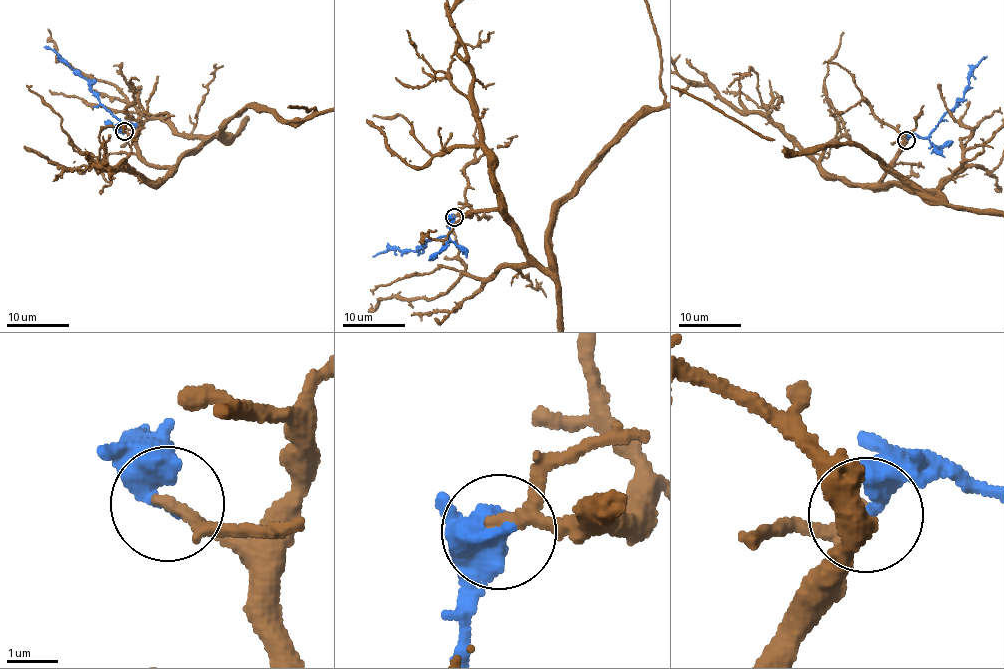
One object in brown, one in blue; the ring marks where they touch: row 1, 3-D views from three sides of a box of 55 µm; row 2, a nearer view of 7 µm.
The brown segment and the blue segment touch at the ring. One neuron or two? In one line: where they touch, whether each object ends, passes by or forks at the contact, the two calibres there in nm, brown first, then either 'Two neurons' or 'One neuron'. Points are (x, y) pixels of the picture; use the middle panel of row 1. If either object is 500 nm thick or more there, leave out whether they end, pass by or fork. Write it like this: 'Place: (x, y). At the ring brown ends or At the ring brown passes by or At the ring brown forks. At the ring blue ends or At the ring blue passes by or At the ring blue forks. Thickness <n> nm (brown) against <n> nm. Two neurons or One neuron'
Place: (454, 217). At the ring brown passes by. At the ring blue ends. Thickness 200 nm (brown) against 440 nm. Two neurons

